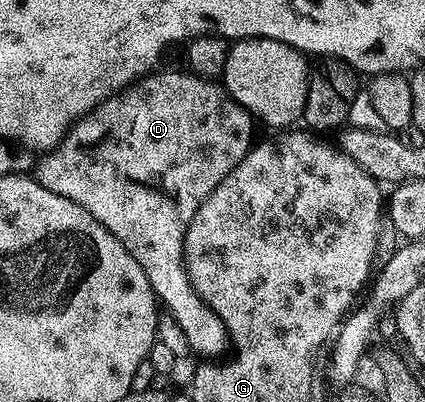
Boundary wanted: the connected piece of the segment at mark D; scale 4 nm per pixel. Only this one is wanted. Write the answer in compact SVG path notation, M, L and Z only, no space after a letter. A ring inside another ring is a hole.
M184 71L185 73L159 72L137 79L128 87L120 89L116 95L108 97L107 100L101 101L95 108L89 109L84 116L76 120L65 132L63 139L51 151L45 152L39 157L34 168L34 178L46 190L50 190L62 198L70 198L70 202L82 206L82 210L86 210L86 214L90 214L106 230L110 230L110 234L114 234L114 238L118 238L118 242L122 242L122 246L126 246L126 250L135 258L138 266L142 266L142 270L150 282L152 291L156 293L159 303L163 307L164 304L168 307L166 308L167 315L175 319L178 326L181 327L189 349L192 352L196 351L200 356L204 356L200 358L205 361L212 362L218 358L215 356L220 356L227 350L230 337L222 318L218 318L216 311L209 308L201 300L195 288L192 287L190 273L184 262L184 234L190 226L194 214L202 206L204 199L240 165L249 148L253 147L252 124L254 125L254 117L234 97L228 95L215 79L189 74L187 71Z

